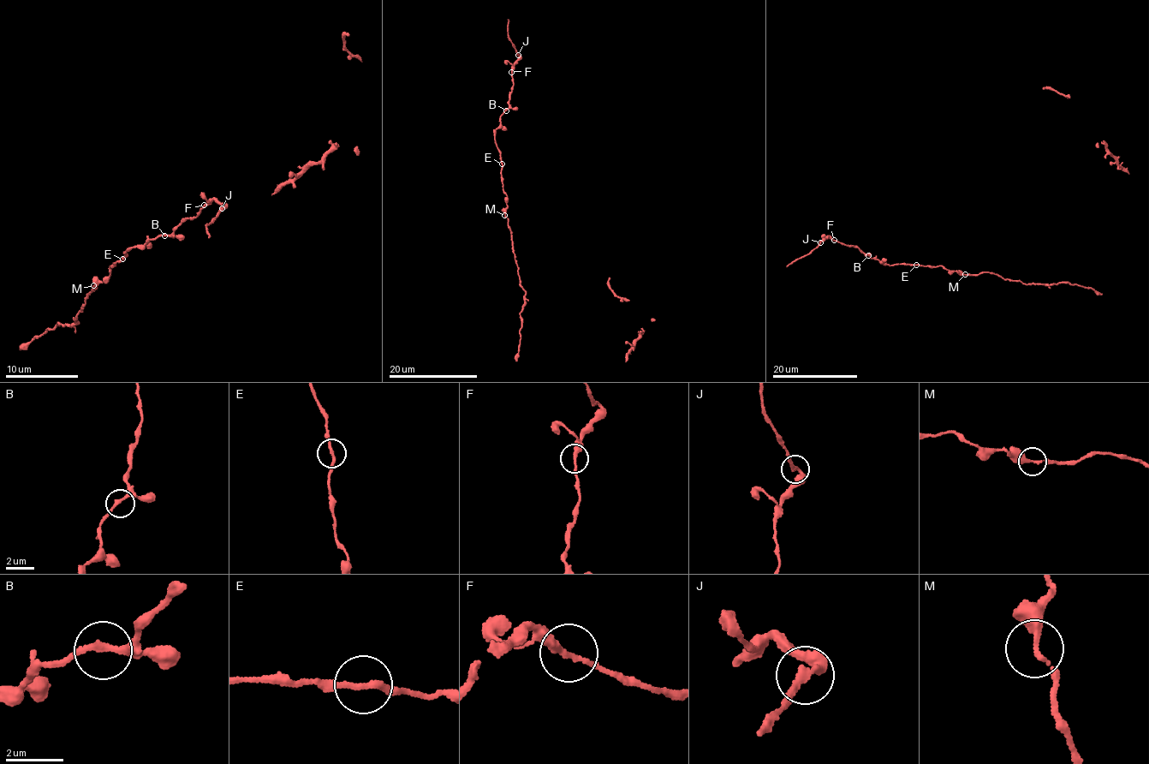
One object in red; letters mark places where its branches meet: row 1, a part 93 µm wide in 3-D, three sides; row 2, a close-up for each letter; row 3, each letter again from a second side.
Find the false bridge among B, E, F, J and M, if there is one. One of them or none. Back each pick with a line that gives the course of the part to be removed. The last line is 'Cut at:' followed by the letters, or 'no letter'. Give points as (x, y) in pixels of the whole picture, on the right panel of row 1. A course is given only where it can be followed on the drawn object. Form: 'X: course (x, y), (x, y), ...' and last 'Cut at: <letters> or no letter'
J: course (821, 241), (786, 266)
Cut at: J

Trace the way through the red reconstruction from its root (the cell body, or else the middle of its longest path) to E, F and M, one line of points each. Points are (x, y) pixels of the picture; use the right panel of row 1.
E: (1010, 280), (988, 272), (959, 273), (941, 266), (916, 265)
F: (1010, 280), (988, 272), (957, 273), (941, 266), (889, 265), (864, 254), (858, 247), (834, 240)
M: (1010, 280), (988, 272), (965, 274)

